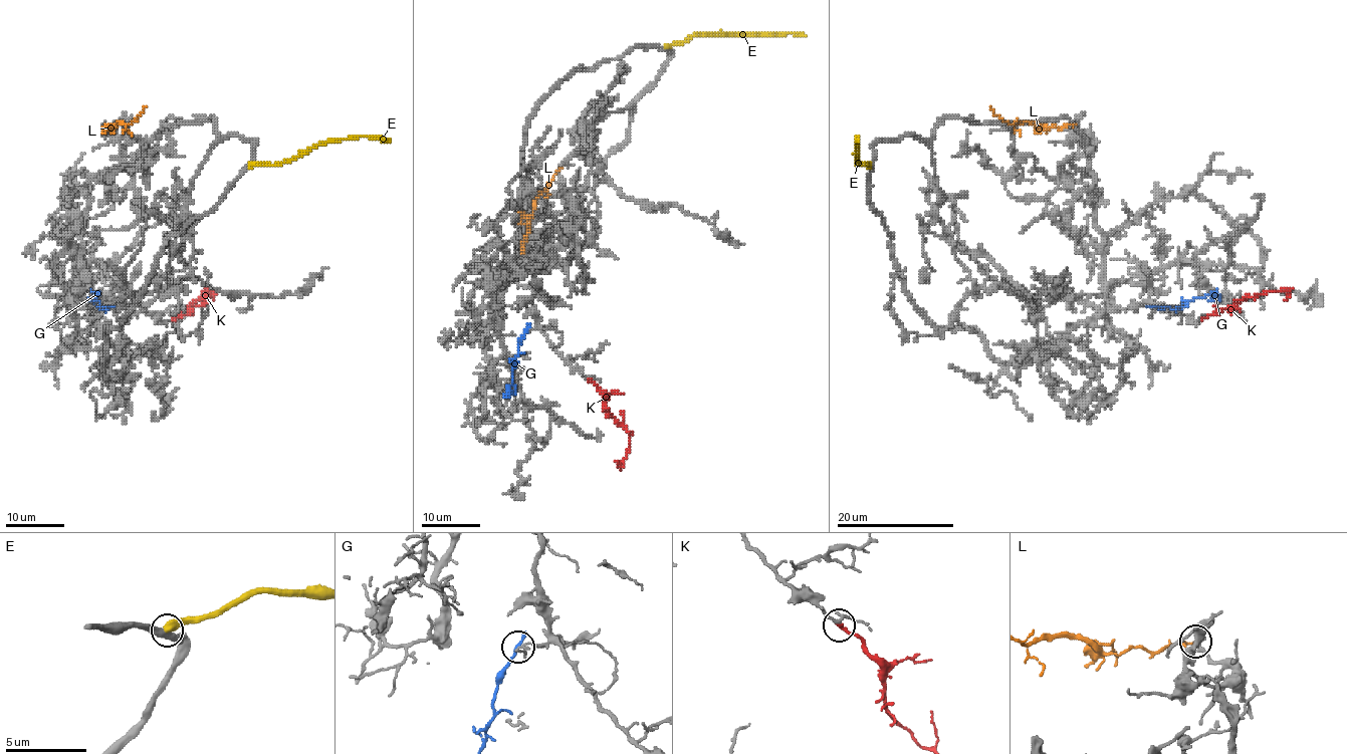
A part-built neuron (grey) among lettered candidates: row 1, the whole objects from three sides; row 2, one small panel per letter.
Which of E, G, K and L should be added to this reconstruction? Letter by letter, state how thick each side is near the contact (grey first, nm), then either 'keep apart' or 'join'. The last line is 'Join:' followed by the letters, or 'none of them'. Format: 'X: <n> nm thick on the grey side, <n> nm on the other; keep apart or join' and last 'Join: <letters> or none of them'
E: 400 nm thick on the grey side, 600 nm on the other; keep apart
G: 140 nm thick on the grey side, 240 nm on the other; keep apart
K: 170 nm thick on the grey side, 180 nm on the other; join
L: 320 nm thick on the grey side, 180 nm on the other; keep apart
Join: K

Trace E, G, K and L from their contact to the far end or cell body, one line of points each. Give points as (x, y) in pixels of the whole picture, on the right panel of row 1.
E: (871, 166), (856, 162), (856, 137), (859, 141)
G: (1152, 306), (1179, 308), (1195, 298), (1211, 293), (1218, 296)
K: (1202, 320), (1262, 293), (1285, 290), (1288, 295), (1285, 299)
L: (1075, 123), (1062, 128), (1040, 128), (1022, 121), (1015, 124), (998, 117), (989, 107)

